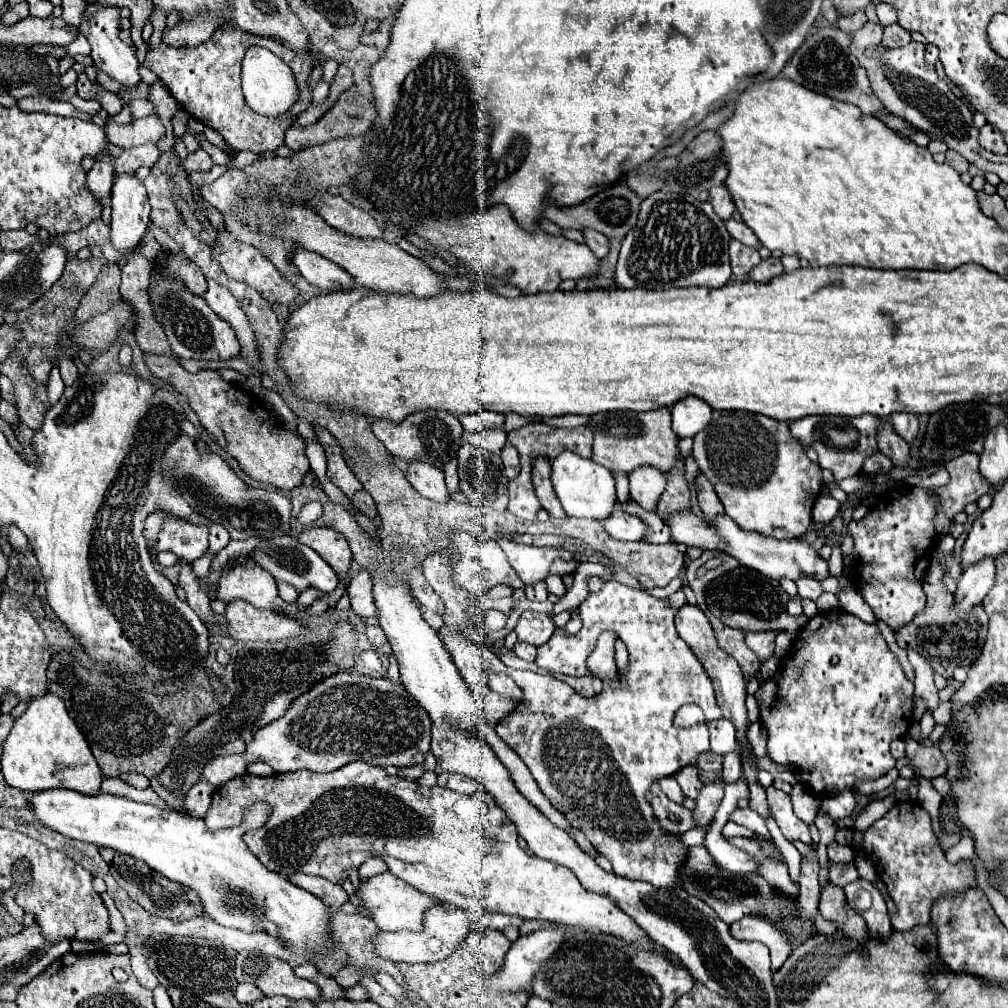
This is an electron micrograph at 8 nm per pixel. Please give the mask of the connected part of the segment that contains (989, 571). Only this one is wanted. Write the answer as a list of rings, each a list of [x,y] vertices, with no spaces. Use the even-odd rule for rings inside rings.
[[[992,557],[970,565],[958,583],[954,609],[970,611],[974,605],[982,603],[982,599],[994,585],[994,575],[996,575],[996,563]]]

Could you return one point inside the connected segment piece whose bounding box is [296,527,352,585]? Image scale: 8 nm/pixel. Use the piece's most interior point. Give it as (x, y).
(329, 544)

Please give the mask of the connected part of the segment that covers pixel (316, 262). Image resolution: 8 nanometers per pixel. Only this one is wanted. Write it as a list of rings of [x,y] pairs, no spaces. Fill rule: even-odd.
[[[296,249],[292,263],[298,267],[300,275],[310,283],[320,287],[322,291],[334,291],[334,289],[352,289],[354,279],[350,273],[346,273],[336,263],[324,259],[318,253]]]

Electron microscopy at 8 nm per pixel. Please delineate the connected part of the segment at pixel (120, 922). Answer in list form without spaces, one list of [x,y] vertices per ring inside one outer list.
[[[106,893],[100,894],[105,907],[109,913],[110,930],[121,934],[126,934],[126,924],[120,911],[117,909],[113,899]]]

